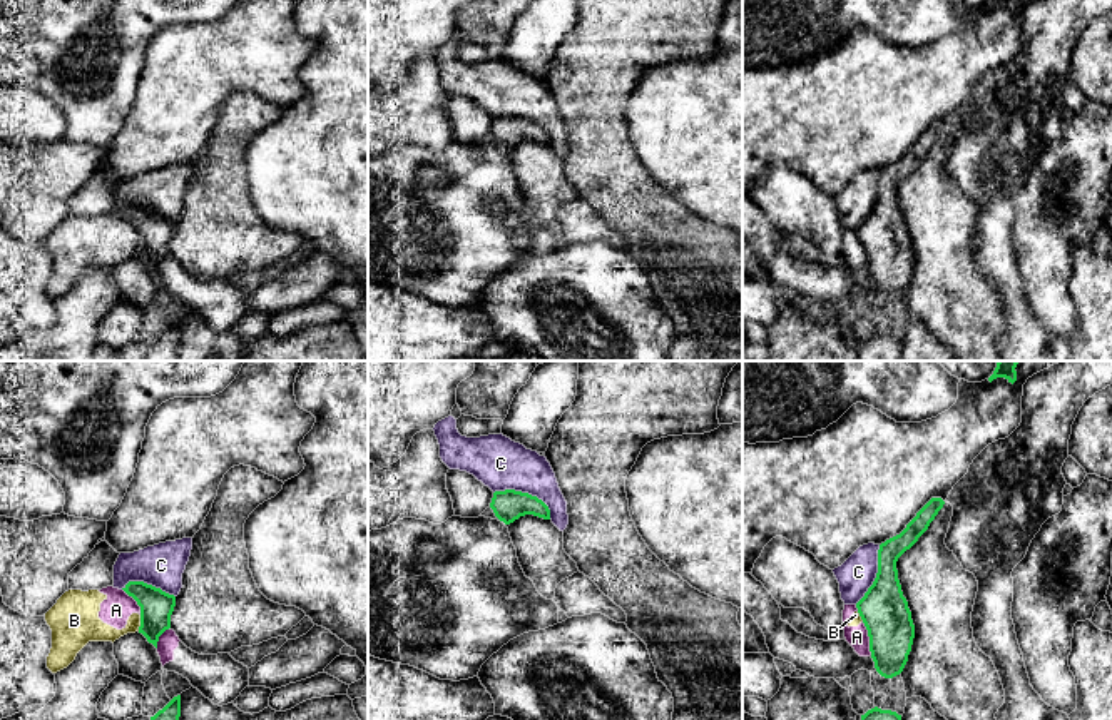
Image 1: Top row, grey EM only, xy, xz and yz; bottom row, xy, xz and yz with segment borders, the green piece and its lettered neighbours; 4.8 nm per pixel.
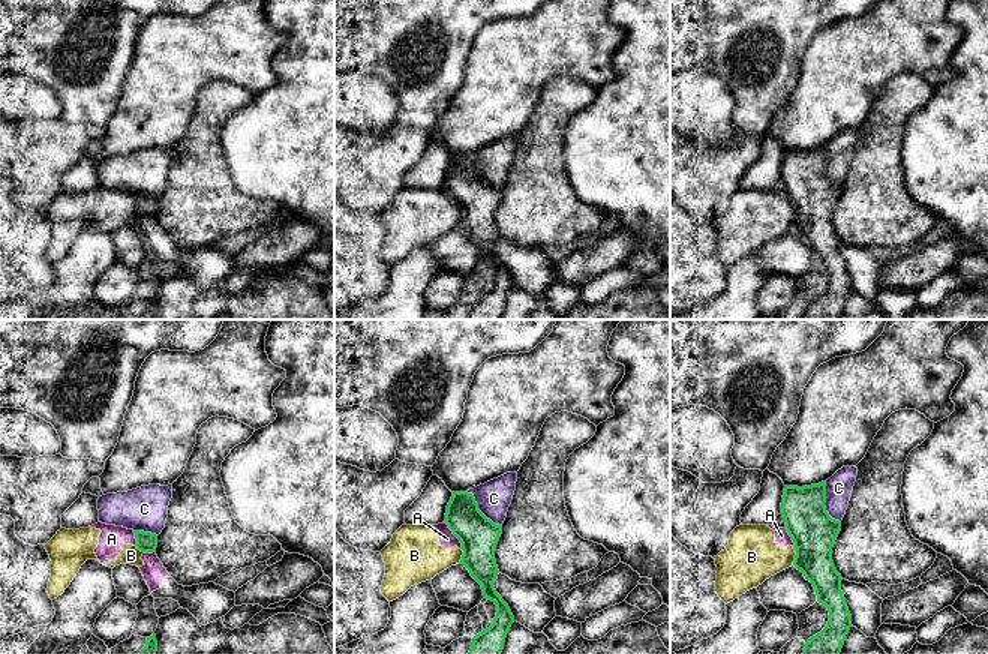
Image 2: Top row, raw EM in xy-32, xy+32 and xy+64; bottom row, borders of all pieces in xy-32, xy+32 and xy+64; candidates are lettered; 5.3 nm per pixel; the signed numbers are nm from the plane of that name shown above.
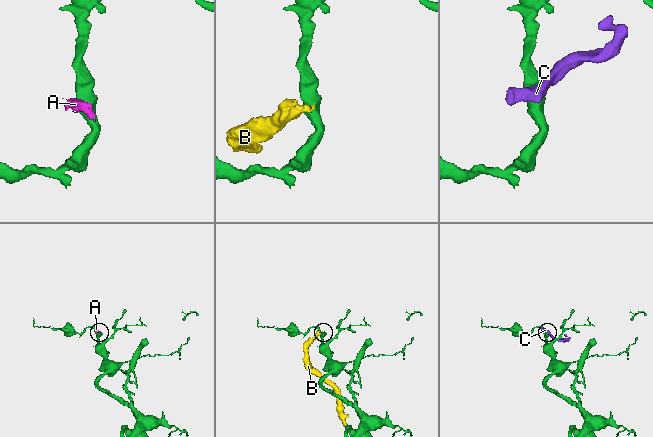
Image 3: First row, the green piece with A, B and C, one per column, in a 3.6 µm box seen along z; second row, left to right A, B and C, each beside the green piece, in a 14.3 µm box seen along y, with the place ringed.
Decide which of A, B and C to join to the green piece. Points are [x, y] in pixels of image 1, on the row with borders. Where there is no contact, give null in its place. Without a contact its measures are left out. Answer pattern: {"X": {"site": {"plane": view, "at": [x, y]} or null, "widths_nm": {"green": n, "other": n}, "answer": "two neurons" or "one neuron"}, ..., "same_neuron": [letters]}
{"A": {"site": {"plane": "yz", "at": [870, 638]}, "widths_nm": {"green": 240, "other": 100}, "answer": "two neurons"}, "B": {"site": {"plane": "xy", "at": [141, 623]}, "widths_nm": {"green": 160, "other": 140}, "answer": "two neurons"}, "C": {"site": {"plane": "xz", "at": [527, 493]}, "widths_nm": {"green": 150, "other": 260}, "answer": "two neurons"}, "same_neuron": []}

